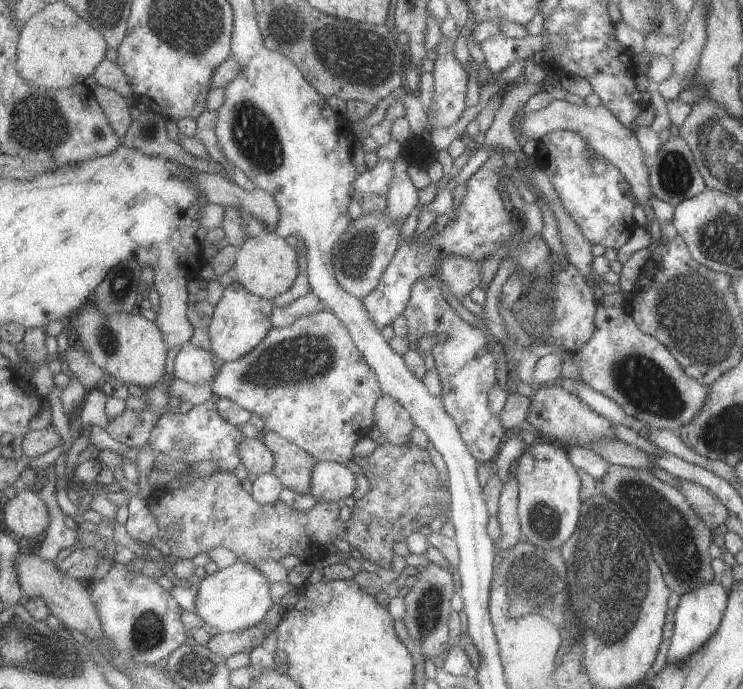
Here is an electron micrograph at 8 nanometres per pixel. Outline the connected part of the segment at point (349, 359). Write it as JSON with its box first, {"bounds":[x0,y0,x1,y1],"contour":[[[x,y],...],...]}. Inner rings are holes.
{"bounds":[212,309,384,465],"contour":[[[330,309],[299,318],[290,326],[273,327],[263,342],[237,361],[220,364],[212,382],[215,395],[241,404],[264,420],[265,431],[274,431],[299,445],[318,461],[348,465],[354,449],[376,426],[377,402],[384,396],[377,374],[353,341],[348,326]]]}

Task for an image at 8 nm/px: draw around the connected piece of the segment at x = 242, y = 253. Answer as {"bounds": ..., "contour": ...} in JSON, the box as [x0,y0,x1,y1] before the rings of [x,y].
{"bounds":[234,230,299,299],"contour":[[[267,230],[262,234],[249,237],[245,242],[245,245],[237,251],[237,260],[234,264],[234,279],[243,284],[249,292],[265,299],[275,299],[277,296],[283,295],[288,292],[297,281],[299,275],[299,254],[297,250],[287,244],[287,240],[284,237],[278,236],[275,231]]]}

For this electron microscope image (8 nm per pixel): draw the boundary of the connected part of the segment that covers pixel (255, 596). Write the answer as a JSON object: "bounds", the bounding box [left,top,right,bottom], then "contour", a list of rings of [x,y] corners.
{"bounds":[195,562,273,633],"contour":[[[237,562],[211,576],[205,575],[198,583],[195,612],[206,627],[223,633],[235,633],[259,625],[266,620],[273,604],[271,582],[267,574],[260,572],[252,563]]]}

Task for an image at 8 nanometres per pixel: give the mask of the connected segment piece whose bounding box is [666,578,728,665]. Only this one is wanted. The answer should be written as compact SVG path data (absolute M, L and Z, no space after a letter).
M718 578L706 583L698 590L687 592L680 597L674 610L674 628L671 643L666 654L666 663L679 665L692 656L717 631L727 605L727 594Z

